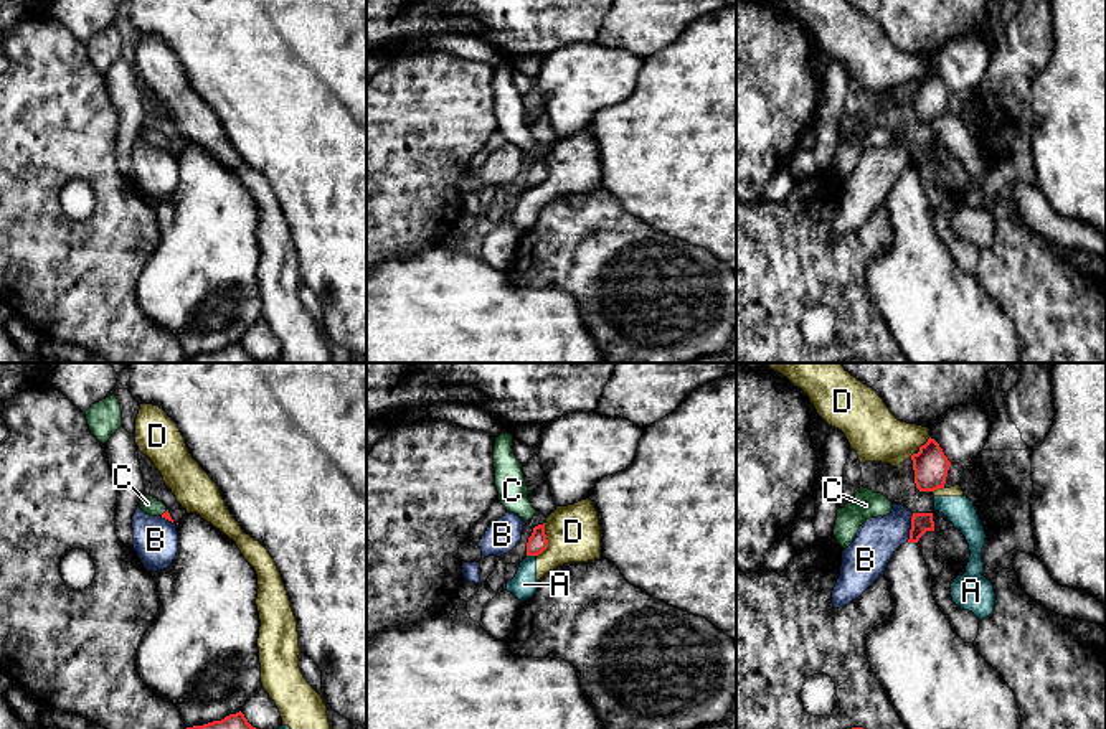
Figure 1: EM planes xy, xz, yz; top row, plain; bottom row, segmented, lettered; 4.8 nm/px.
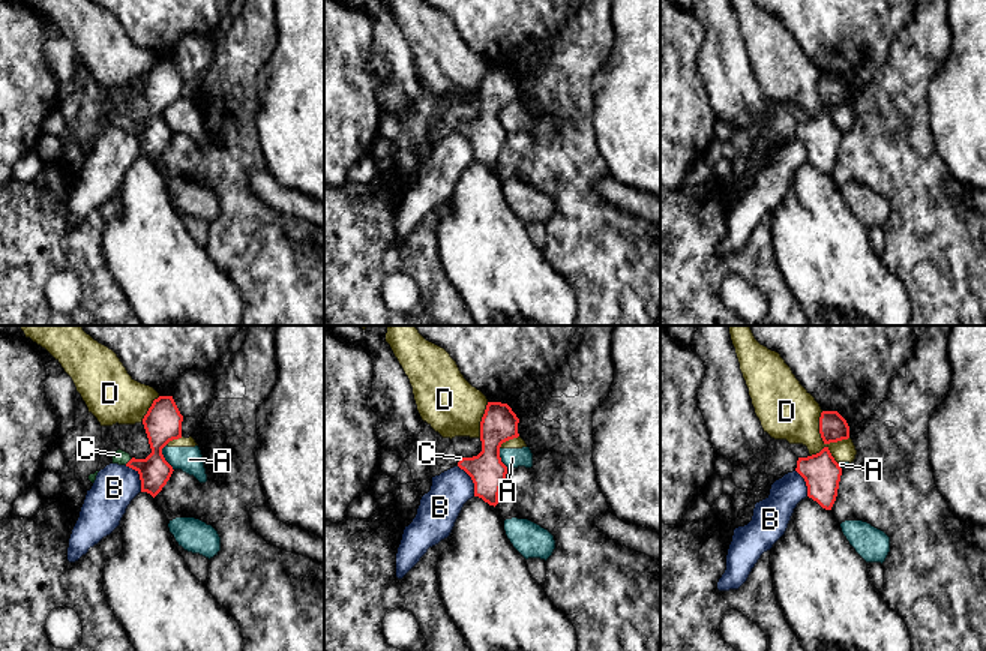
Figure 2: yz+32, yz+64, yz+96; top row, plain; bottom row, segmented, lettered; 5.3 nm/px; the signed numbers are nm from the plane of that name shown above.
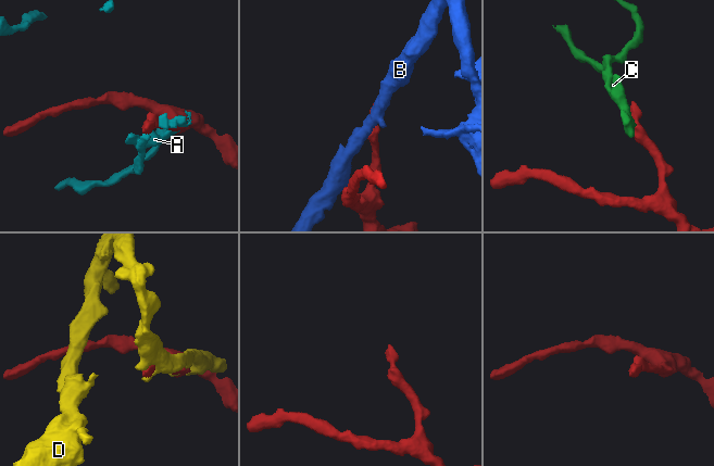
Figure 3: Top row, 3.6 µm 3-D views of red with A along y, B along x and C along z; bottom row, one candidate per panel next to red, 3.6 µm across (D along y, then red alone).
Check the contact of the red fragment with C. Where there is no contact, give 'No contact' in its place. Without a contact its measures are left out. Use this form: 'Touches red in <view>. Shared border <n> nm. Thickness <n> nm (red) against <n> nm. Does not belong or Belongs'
Touches red in xy. Shared border 50 nm. Thickness 40 nm (red) against 90 nm. Belongs

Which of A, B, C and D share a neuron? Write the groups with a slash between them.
A D / B / C

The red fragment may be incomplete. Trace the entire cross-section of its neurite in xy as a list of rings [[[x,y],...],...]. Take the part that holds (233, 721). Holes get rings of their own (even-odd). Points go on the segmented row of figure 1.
[[[239,711],[236,714],[226,716],[221,721],[213,721],[203,726],[193,726],[187,729],[256,729],[256,727],[253,727],[244,717],[244,714]]]

